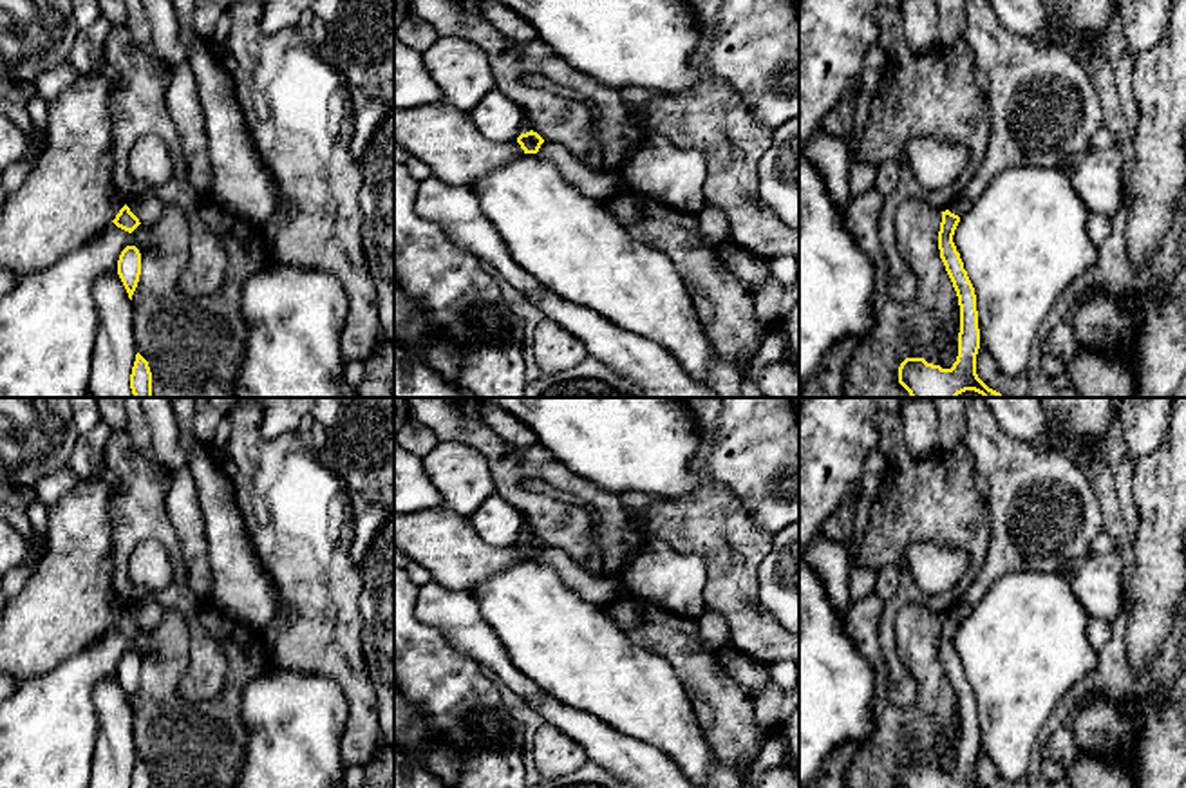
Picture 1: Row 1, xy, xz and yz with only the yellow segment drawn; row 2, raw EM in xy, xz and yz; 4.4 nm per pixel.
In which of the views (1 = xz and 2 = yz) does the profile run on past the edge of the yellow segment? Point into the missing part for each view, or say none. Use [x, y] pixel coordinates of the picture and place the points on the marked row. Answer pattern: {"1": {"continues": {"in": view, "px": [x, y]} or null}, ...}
{"1": {"continues": null}, "2": {"continues": null}}

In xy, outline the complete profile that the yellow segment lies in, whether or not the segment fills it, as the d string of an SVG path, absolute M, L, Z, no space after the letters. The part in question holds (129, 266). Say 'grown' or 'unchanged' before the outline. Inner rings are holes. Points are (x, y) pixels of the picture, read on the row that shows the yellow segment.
unchanged | M127 246L118 260L118 275L132 300L141 275L141 253L136 246Z

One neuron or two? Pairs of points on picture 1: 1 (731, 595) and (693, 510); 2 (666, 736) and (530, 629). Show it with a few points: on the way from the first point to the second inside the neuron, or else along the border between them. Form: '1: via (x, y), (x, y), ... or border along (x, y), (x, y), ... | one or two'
1: via (731, 573), (731, 557), (724, 541), (715, 532) | one
2: via (631, 702), (599, 669), (564, 644) | one

